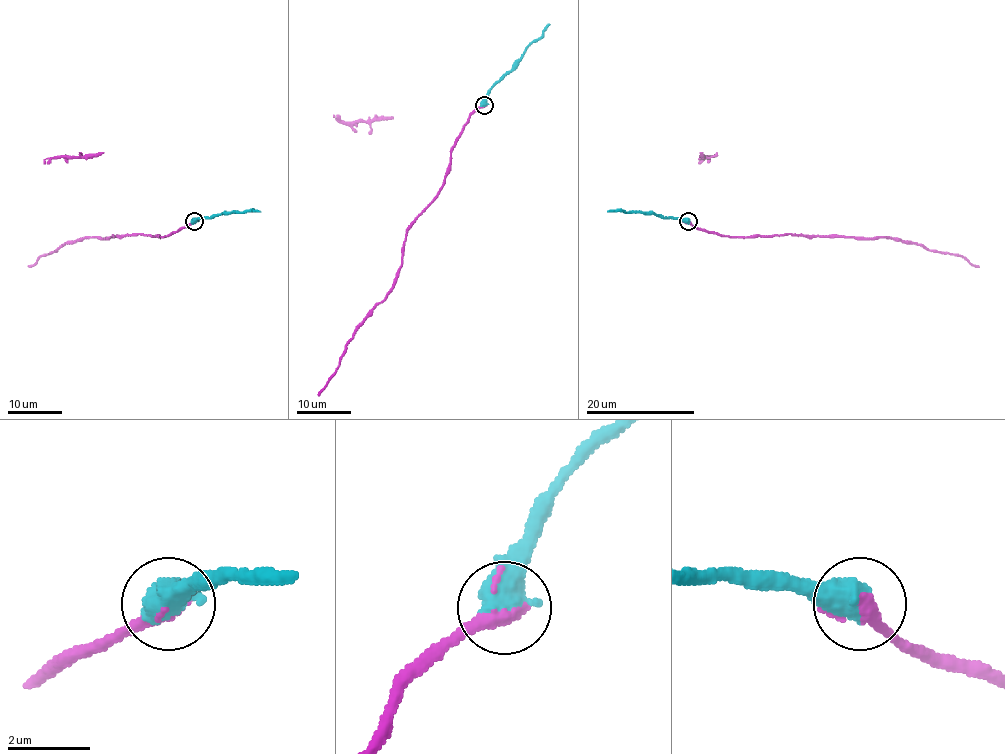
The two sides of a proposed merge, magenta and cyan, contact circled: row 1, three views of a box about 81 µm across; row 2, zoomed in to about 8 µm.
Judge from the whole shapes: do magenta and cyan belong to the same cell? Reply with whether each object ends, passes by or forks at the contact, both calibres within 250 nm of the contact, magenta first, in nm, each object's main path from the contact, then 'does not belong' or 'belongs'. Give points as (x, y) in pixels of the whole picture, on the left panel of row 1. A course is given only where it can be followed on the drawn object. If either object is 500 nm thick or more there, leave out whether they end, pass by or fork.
280/800 nm | magenta via (194, 221), (162, 236), (139, 234), (66, 242), (29, 266) | cyan via (194, 221), (222, 213), (259, 212) | belongs

